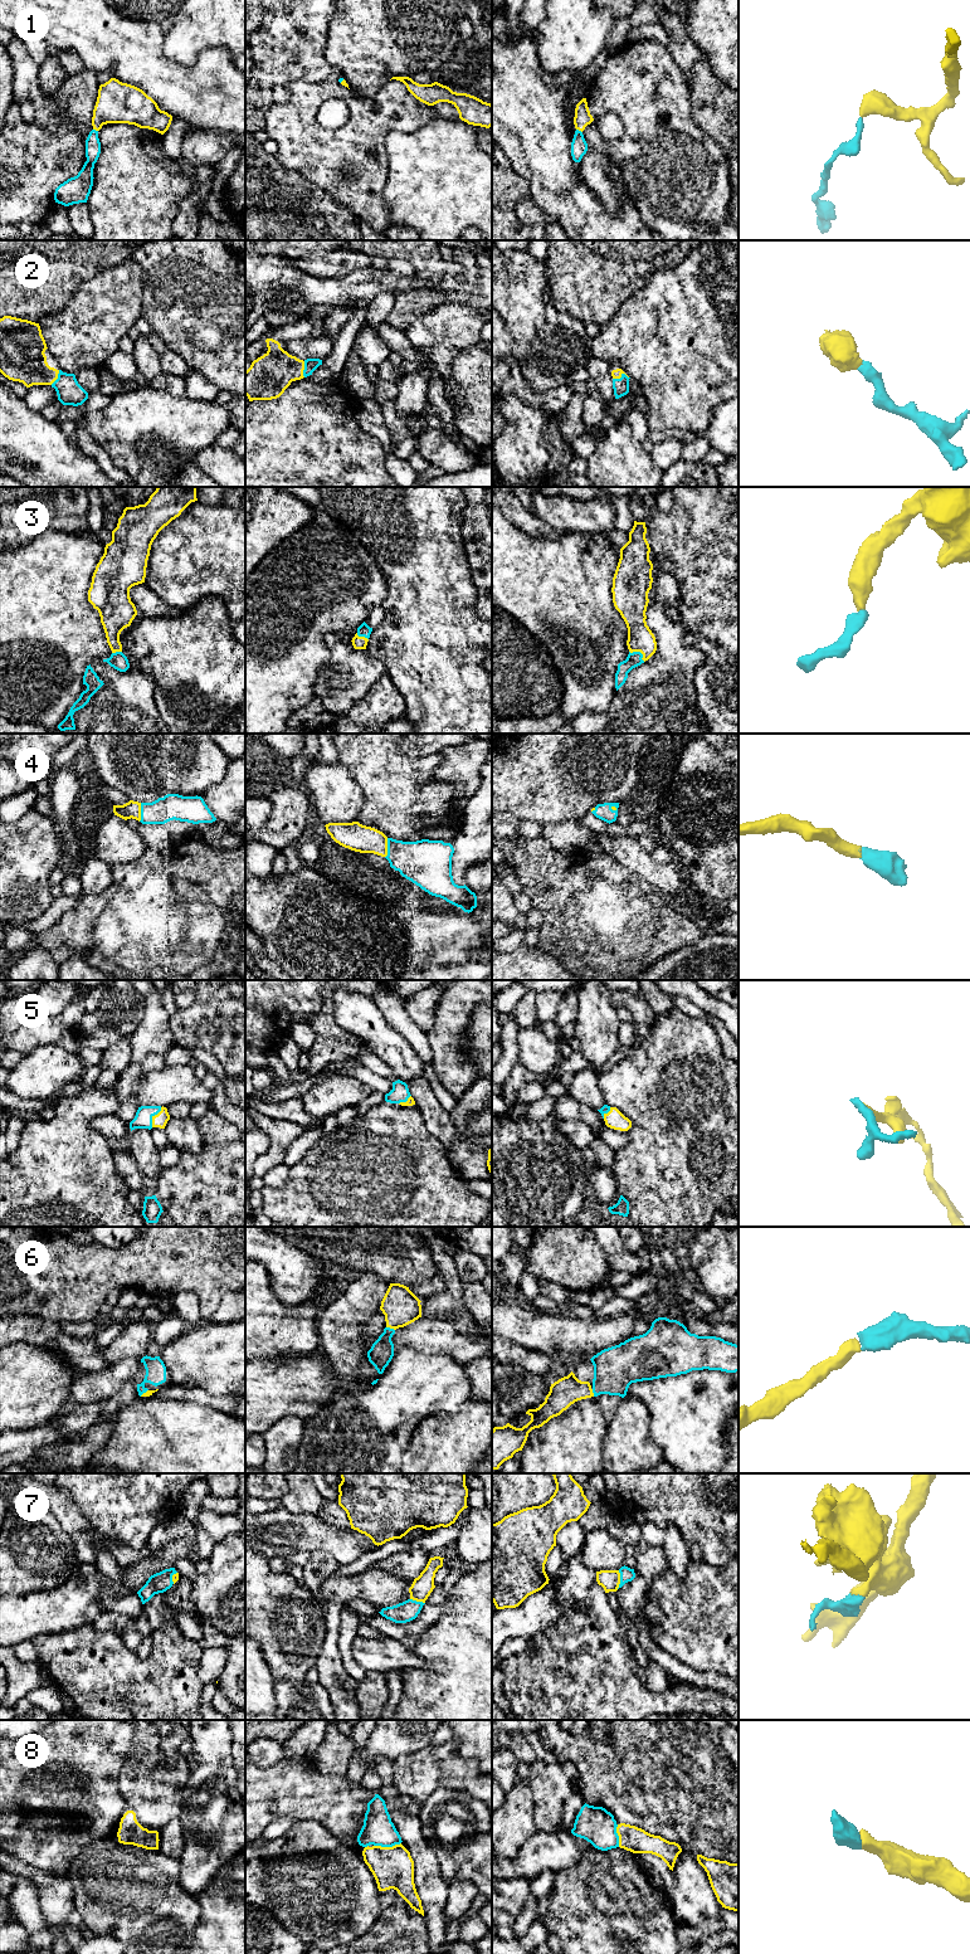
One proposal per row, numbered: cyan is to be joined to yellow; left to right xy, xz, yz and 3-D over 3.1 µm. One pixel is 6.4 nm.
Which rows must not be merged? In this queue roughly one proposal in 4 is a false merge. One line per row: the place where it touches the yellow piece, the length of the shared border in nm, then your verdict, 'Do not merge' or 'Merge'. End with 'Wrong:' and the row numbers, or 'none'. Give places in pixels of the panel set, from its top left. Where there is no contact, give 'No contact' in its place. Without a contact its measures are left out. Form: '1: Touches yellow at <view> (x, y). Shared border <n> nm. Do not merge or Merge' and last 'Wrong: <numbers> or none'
1: Touches yellow at yz (579, 130). Shared border 50 nm. Merge
2: Touches yellow at yz (620, 376). Shared border 110 nm. Merge
3: Touches yellow at yz (639, 651). Shared border 120 nm. Merge
4: Touches yellow at xz (386, 848). Shared border 130 nm. Merge
5: Touches yellow at xy (152, 1117). Shared border 140 nm. Merge
6: Touches yellow at xz (390, 1328). Shared border 60 nm. Merge
7: Touches yellow at yz (619, 1579). Shared border 120 nm. Merge
8: Touches yellow at xz (386, 1847). Shared border 180 nm. Merge
Wrong: none

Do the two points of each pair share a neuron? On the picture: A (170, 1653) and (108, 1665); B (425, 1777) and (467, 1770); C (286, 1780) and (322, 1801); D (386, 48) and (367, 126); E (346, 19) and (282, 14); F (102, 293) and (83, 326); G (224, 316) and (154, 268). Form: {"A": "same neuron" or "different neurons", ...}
{"A": "same neuron", "B": "same neuron", "C": "same neuron", "D": "different neurons", "E": "different neurons", "F": "same neuron", "G": "same neuron"}

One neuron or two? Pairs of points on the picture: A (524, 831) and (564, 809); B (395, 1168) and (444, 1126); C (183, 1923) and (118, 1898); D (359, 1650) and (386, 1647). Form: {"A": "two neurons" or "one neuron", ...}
{"A": "two neurons", "B": "two neurons", "C": "one neuron", "D": "one neuron"}

